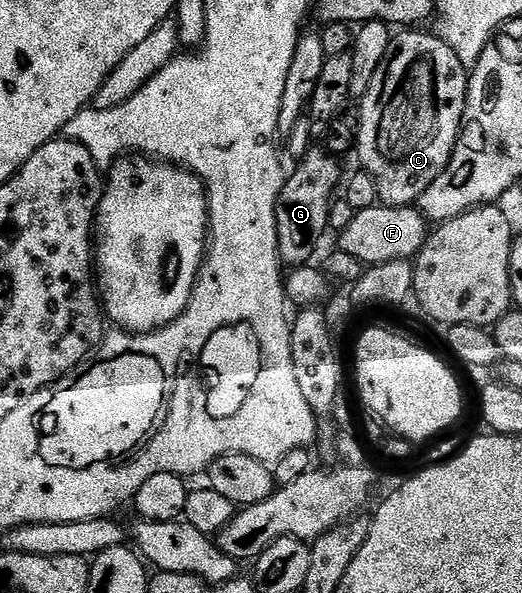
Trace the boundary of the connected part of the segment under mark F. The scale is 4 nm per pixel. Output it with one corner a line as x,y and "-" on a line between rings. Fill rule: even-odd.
378,203
369,209
359,210
354,215
354,219
350,219
350,227
339,230
338,237
340,237
340,242
338,242
338,248
346,251
346,255
354,255
354,259
358,259
365,267
371,267
382,263
390,263
391,261
407,261
415,258
429,236
429,222
419,208

